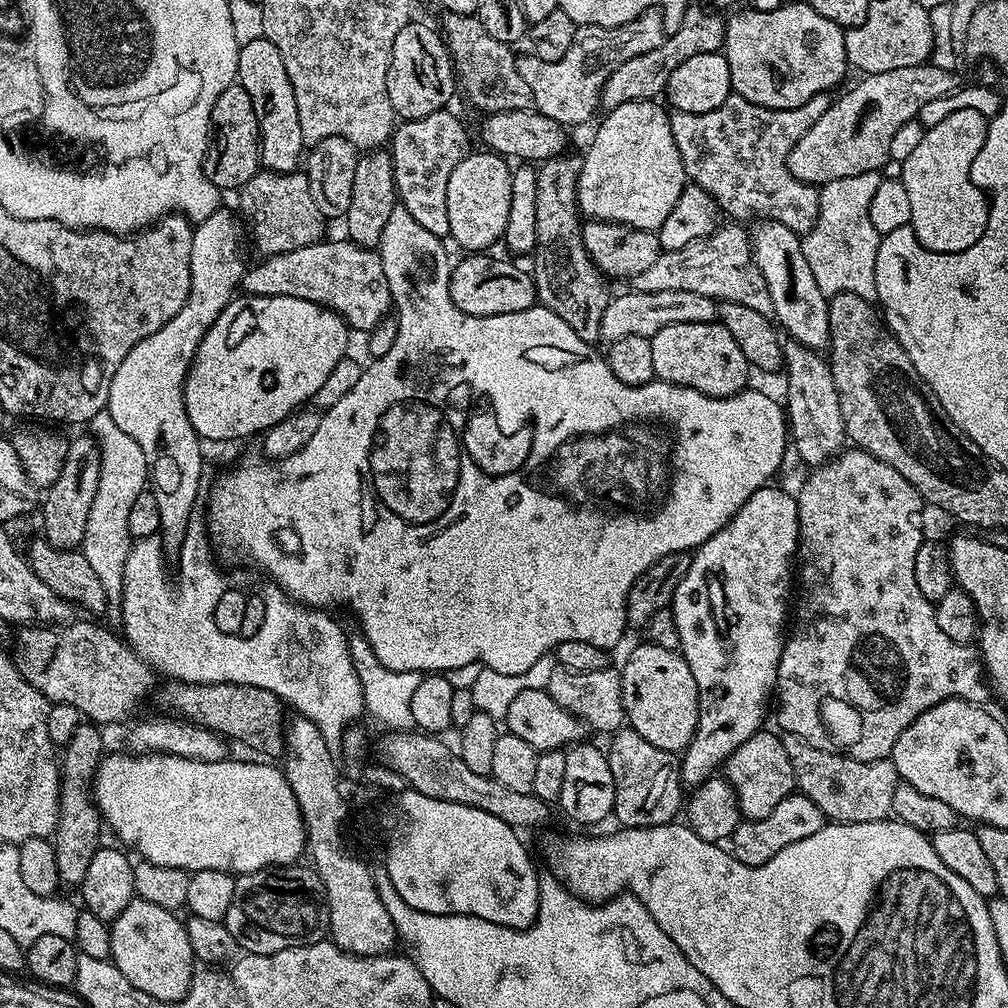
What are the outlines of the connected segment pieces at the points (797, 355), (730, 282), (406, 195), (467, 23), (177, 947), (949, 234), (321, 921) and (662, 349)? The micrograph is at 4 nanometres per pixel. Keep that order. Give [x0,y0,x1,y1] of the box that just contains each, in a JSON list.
[[783,338,846,469],[631,222,772,317],[390,110,469,238],[439,12,533,113],[110,898,194,1005],[901,109,989,253],[222,863,329,956],[650,322,750,396]]

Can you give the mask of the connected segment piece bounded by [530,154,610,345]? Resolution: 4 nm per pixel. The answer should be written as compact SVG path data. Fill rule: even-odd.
M565 154L555 156L543 161L536 168L538 178L538 199L537 199L537 219L534 221L536 231L536 247L530 253L532 265L530 271L532 280L536 283L536 299L543 307L550 309L582 342L595 345L600 340L600 323L602 313L606 311L606 306L610 299L610 292L604 289L605 277L598 271L596 264L588 257L588 251L584 249L584 234L582 231L582 217L580 208L576 205L576 183L580 177L581 157Z

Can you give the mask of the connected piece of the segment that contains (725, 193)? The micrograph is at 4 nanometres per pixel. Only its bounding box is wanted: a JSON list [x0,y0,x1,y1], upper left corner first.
[670,94,833,234]

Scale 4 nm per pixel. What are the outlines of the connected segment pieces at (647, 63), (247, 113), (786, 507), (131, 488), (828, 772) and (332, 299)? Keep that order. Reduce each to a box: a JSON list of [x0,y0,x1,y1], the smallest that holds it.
[[600,6,725,110],[204,82,261,190],[671,488,800,786],[82,411,149,606],[782,732,901,824],[242,238,394,334]]

